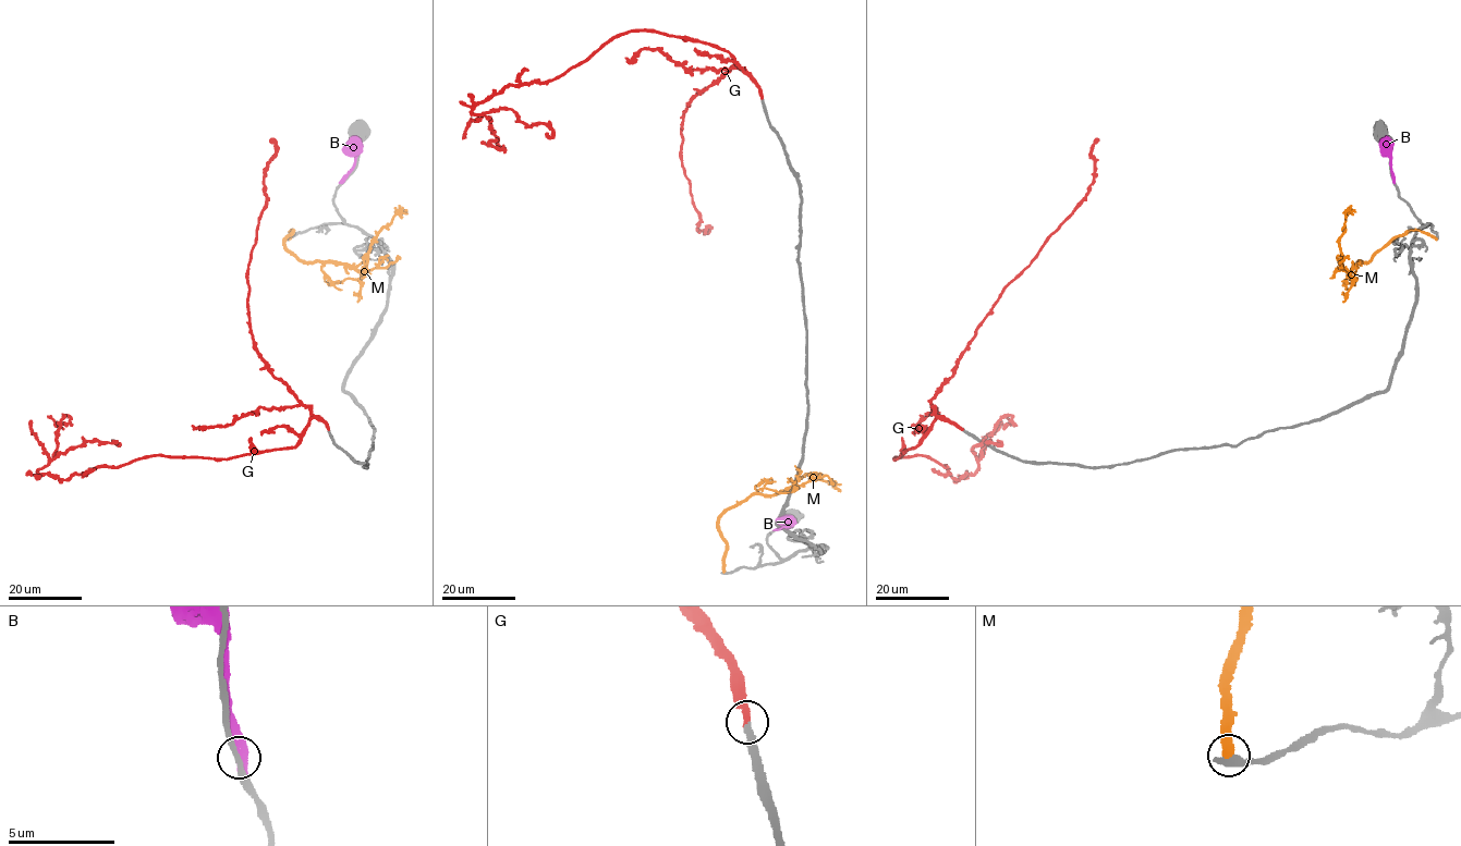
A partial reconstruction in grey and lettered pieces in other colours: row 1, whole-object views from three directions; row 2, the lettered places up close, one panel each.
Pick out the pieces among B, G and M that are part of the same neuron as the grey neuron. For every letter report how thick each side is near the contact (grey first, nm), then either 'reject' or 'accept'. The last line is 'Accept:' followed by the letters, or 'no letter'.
B: 240/320 nm | reject
G: 320/360 nm | accept
M: 440/360 nm | reject
Accept: G

